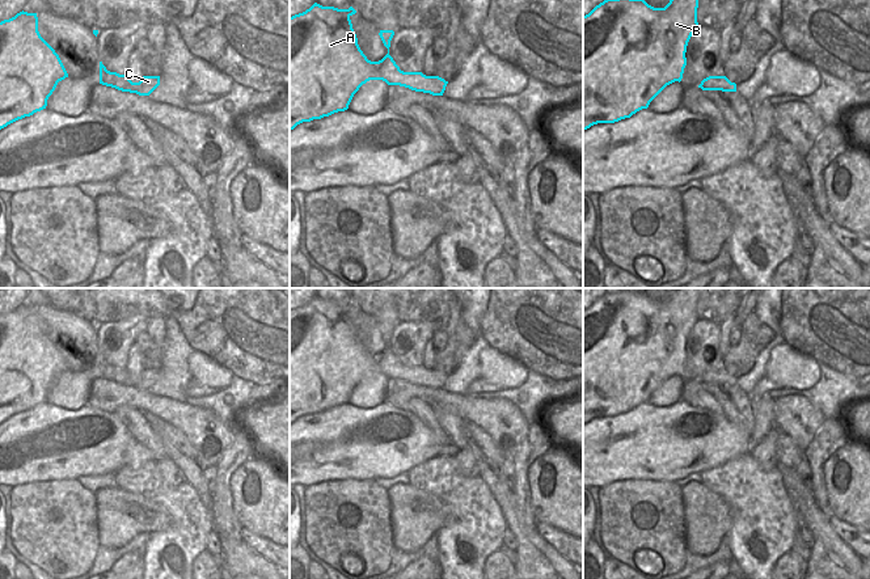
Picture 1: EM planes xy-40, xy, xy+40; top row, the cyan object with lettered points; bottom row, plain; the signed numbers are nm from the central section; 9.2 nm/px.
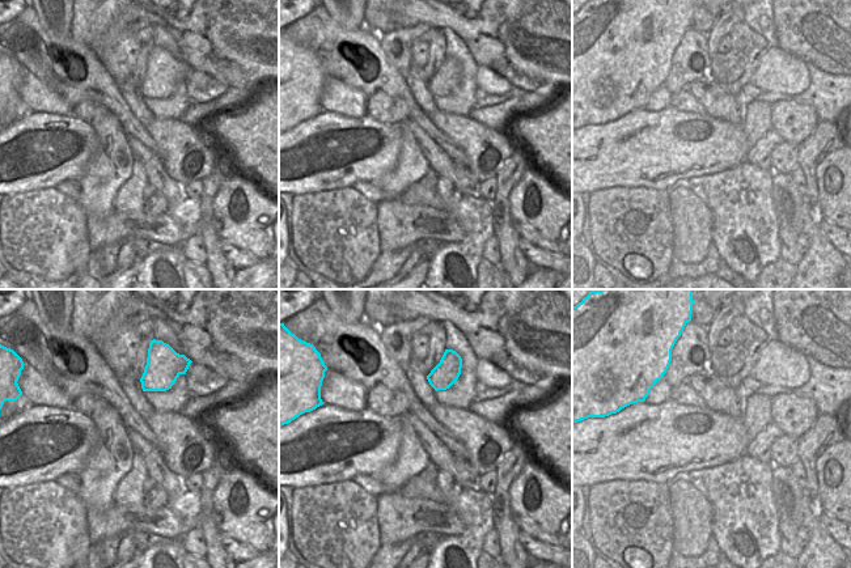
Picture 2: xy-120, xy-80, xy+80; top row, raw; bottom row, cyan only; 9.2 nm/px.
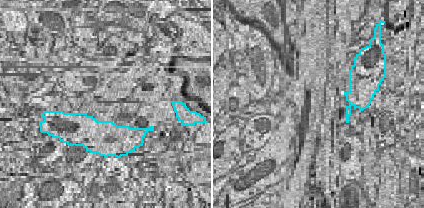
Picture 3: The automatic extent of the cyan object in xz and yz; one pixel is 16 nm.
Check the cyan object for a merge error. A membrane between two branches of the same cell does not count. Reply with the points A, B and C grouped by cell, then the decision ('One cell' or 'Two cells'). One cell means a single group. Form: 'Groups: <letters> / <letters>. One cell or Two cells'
Groups: A B C. One cell

